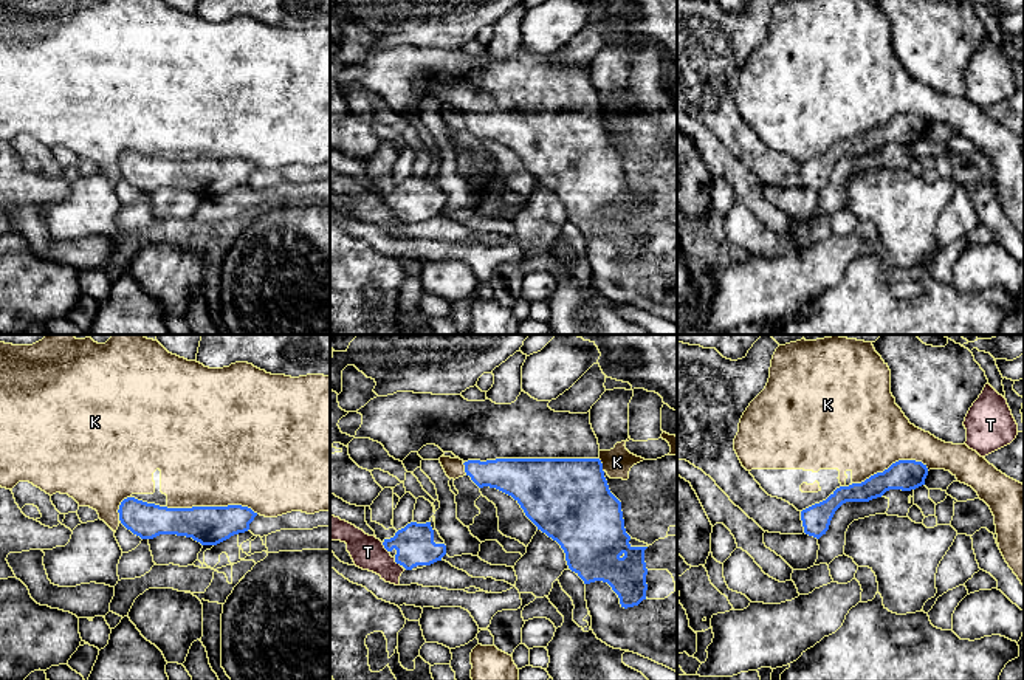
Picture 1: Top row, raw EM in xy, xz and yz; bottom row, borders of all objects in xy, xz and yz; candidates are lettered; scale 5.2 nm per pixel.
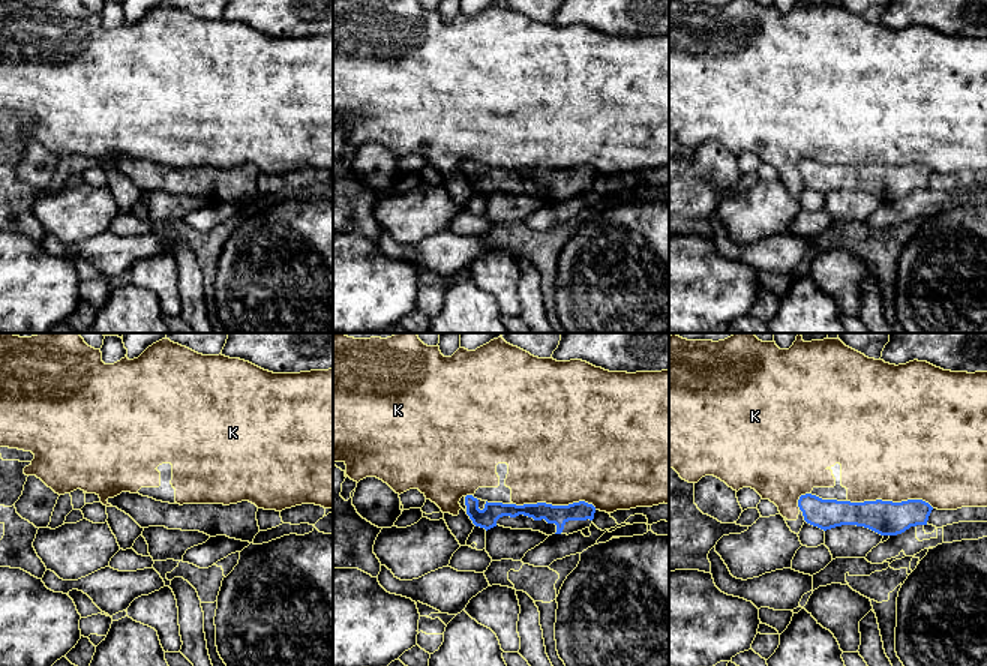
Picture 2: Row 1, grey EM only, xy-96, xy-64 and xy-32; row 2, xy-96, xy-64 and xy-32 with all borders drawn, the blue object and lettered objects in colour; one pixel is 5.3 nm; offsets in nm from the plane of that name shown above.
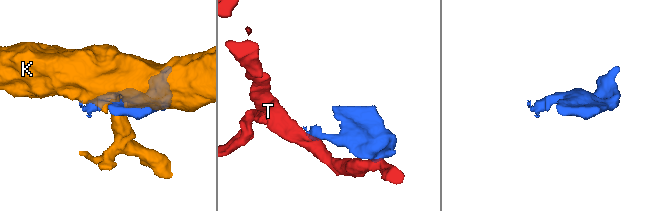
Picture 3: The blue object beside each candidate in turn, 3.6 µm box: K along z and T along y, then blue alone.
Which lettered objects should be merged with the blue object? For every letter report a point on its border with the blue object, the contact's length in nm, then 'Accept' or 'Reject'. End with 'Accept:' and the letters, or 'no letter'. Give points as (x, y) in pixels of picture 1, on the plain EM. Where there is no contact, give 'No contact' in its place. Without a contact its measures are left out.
K: Touches blue at xy (213, 160). Shared border 480 nm. Reject
T: Touches blue at xz (384, 200). Shared border 70 nm. Reject
Accept: no letter

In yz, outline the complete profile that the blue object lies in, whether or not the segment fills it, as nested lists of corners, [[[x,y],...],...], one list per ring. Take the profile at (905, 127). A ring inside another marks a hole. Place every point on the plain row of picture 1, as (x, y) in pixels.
[[[677,0],[677,112],[686,113],[710,129],[716,138],[753,172],[764,184],[781,187],[809,187],[820,192],[829,183],[835,164],[846,155],[869,155],[881,150],[889,143],[911,144],[925,138],[928,121],[922,115],[899,113],[883,125],[877,125],[861,136],[837,141],[826,153],[798,164],[789,155],[768,149],[754,130],[747,124],[736,104],[734,91],[739,76],[750,56],[765,42],[770,31],[771,12],[778,0],[751,0],[745,11],[731,14],[723,11],[716,2]]]

